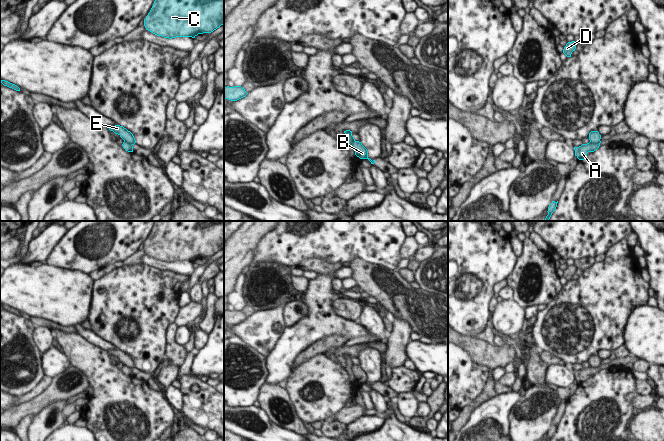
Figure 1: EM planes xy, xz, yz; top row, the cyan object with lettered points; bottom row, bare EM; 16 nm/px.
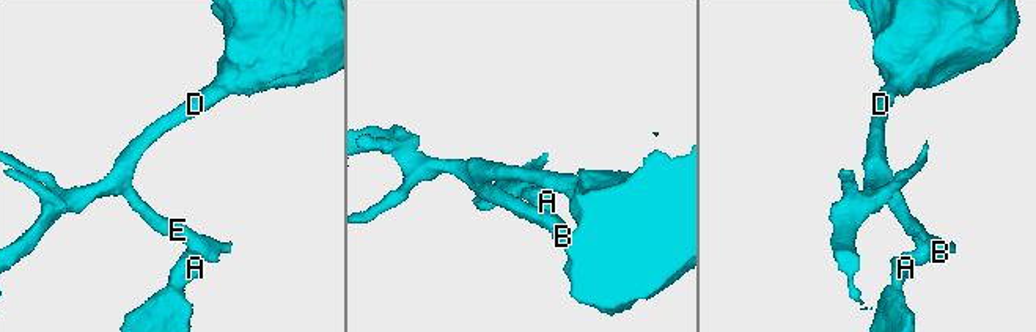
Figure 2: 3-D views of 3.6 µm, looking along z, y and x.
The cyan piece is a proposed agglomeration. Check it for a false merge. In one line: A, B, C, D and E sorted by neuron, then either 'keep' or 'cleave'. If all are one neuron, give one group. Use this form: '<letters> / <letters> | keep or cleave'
A / B C D E | cleave

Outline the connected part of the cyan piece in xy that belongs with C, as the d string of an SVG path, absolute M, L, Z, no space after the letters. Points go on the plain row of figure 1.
M155 221L144 243L146 254L164 262L192 261L211 257L224 249L224 221Z

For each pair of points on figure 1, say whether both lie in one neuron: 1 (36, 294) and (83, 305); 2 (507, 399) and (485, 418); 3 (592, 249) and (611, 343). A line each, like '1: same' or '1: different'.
1: same
2: same
3: different

